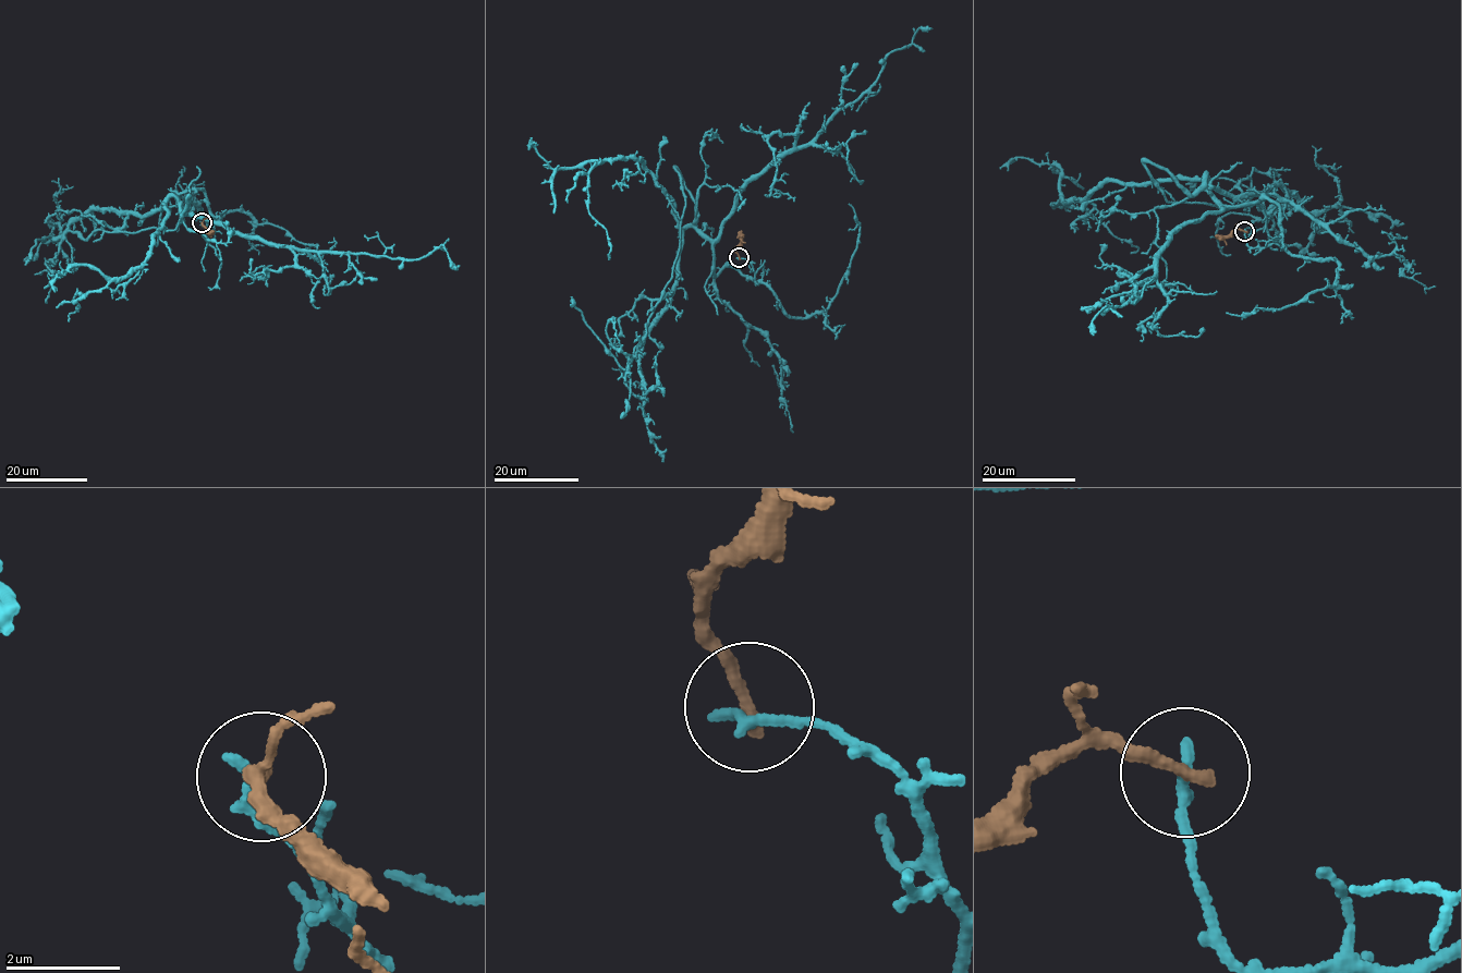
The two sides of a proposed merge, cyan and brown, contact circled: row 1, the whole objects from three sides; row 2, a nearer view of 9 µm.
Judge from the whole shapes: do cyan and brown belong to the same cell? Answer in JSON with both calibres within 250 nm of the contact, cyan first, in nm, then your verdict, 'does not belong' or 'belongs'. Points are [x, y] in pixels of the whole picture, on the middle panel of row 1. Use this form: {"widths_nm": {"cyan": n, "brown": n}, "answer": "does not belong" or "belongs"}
{"widths_nm": {"cyan": 200, "brown": 240}, "answer": "does not belong"}

